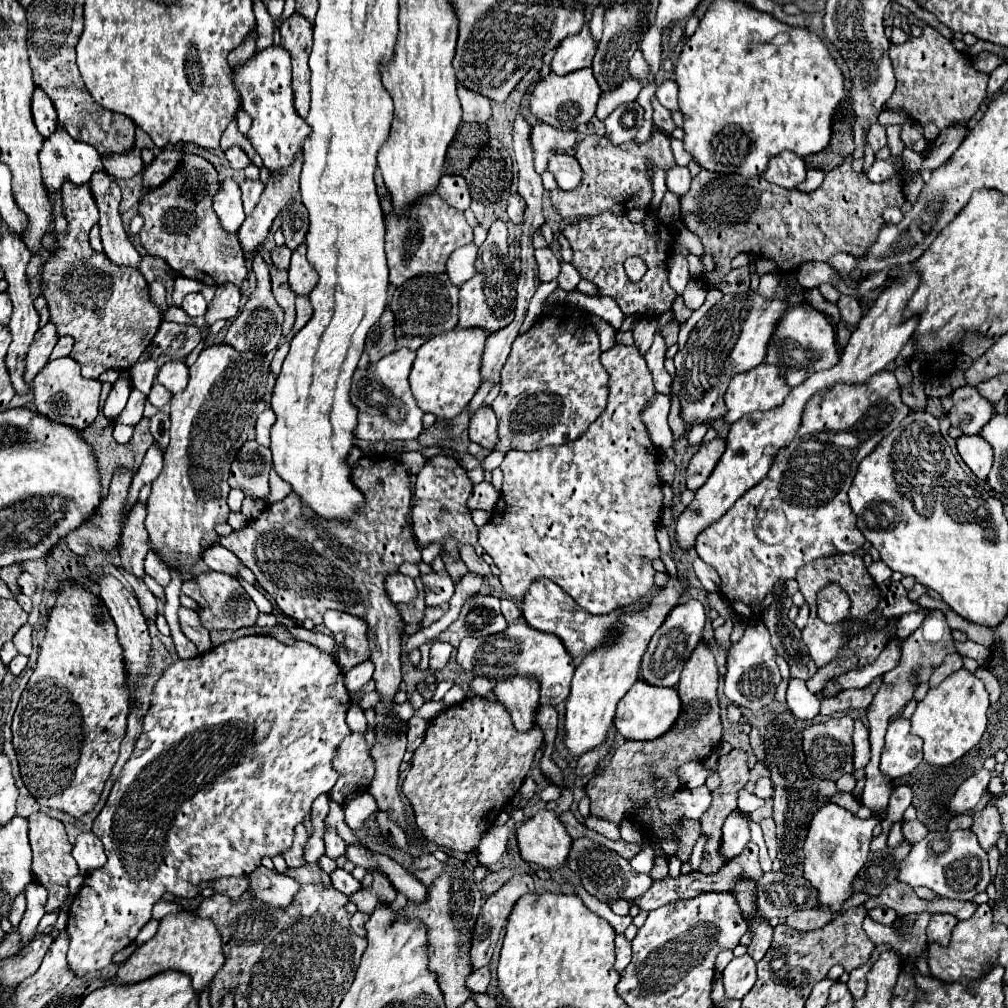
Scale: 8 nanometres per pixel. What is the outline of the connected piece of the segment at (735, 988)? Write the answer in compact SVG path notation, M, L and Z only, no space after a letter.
M749 954L733 958L721 974L727 998L743 998L755 984L755 962Z

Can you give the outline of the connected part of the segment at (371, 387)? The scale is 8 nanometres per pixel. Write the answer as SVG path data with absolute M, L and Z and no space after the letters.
M399 348L383 356L379 362L369 364L369 368L363 372L363 378L359 378L355 370L355 376L351 380L351 402L355 404L359 412L355 438L393 442L393 440L413 440L421 434L423 412L417 406L409 388L409 380L407 380L413 360L415 360L413 350Z

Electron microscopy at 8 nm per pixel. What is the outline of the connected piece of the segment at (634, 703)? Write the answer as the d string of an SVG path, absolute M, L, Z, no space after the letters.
M637 680L617 706L615 726L617 732L623 734L627 740L655 740L673 726L679 714L681 714L681 700L675 688L657 688L649 686L643 680Z

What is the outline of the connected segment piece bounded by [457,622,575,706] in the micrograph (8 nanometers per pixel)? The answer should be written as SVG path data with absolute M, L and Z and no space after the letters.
M523 622L511 624L507 630L485 636L485 638L465 638L457 646L457 662L463 670L473 672L475 676L487 678L509 678L515 674L539 674L541 680L541 704L557 706L567 700L569 684L575 672L575 662L571 654L565 650L563 642L555 634L539 632Z

